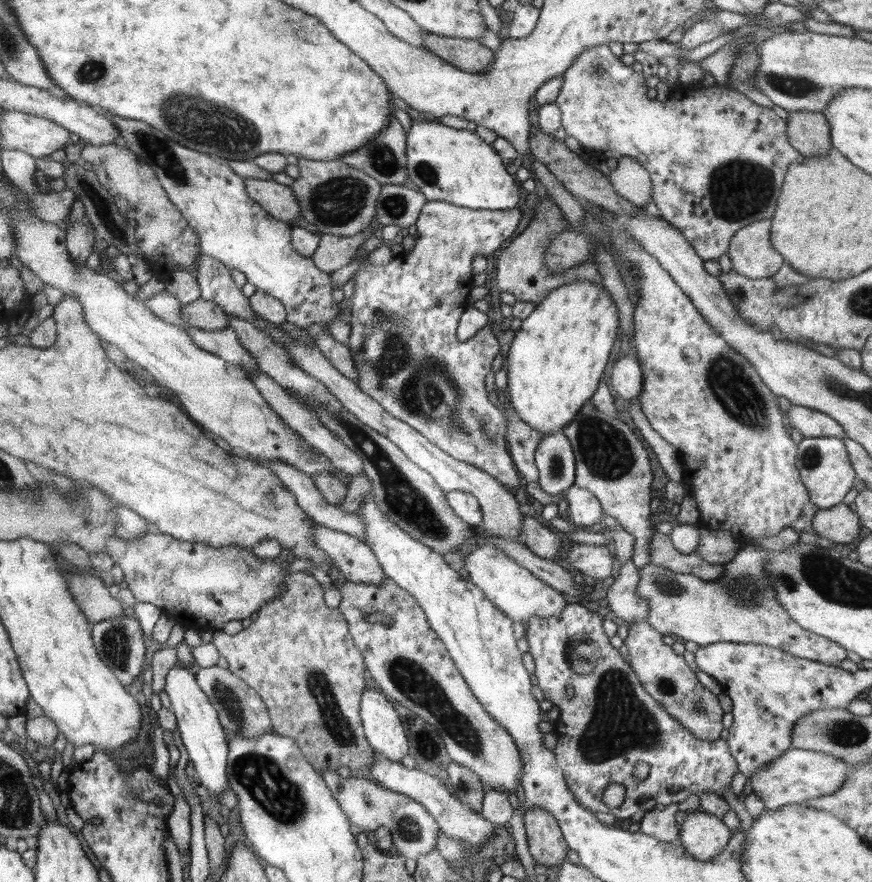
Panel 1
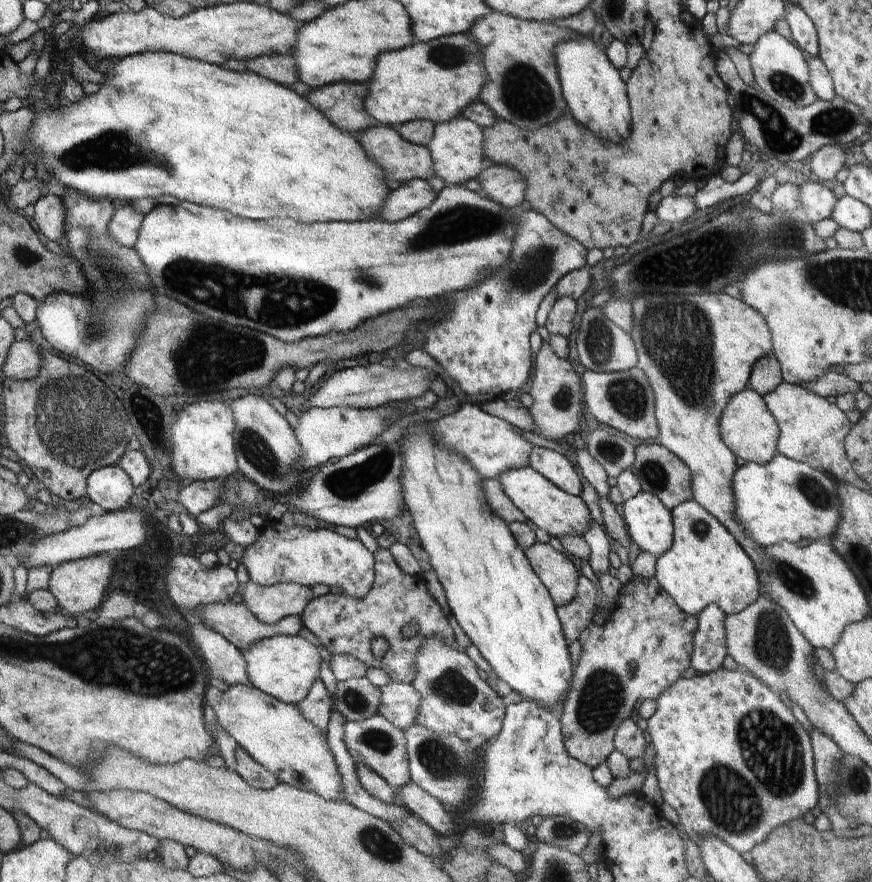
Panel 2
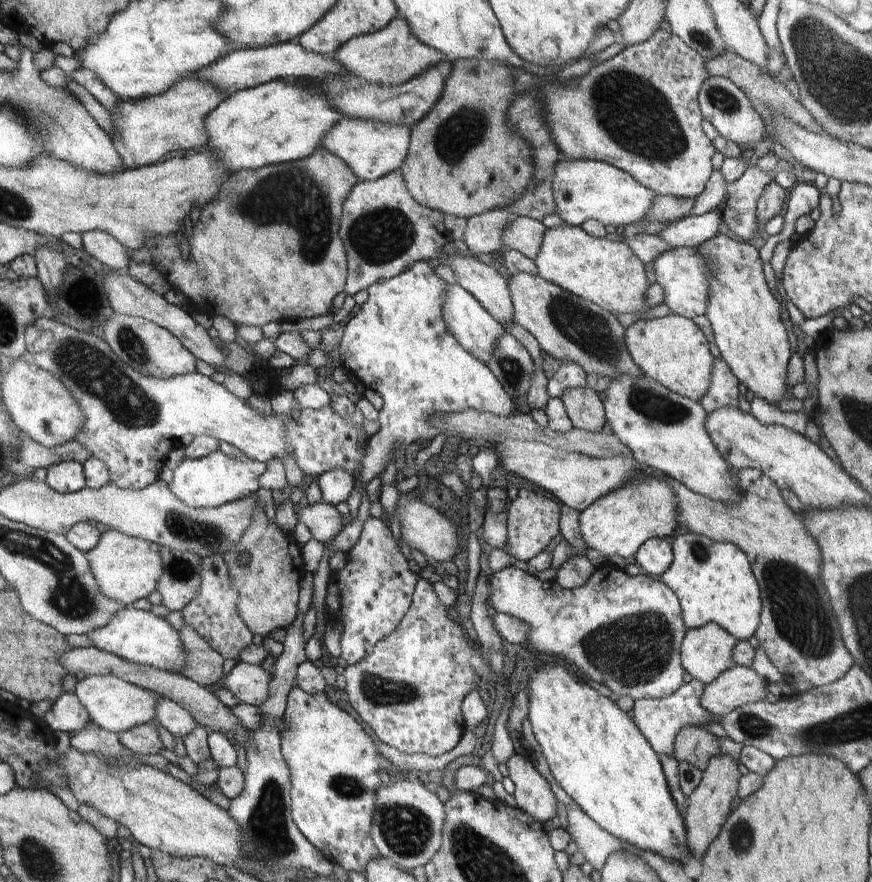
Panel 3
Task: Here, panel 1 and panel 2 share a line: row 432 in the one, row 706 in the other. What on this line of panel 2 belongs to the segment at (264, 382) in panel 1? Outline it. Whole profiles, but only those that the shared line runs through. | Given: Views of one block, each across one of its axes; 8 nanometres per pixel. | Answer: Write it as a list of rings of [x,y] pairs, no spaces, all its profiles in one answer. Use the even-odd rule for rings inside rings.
[[[319,679],[312,684],[310,692],[306,694],[304,700],[300,700],[298,704],[298,710],[302,712],[302,716],[312,722],[316,728],[320,728],[322,732],[328,730],[328,724],[330,716],[332,716],[332,702],[330,702],[330,694],[323,682]]]

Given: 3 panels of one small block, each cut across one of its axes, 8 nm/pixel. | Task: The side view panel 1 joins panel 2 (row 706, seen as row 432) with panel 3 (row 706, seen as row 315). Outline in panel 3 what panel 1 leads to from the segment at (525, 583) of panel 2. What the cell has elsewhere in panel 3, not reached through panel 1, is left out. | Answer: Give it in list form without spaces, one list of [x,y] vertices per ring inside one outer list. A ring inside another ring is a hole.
[[[549,660],[539,669],[532,670],[528,679],[527,717],[553,779],[606,832],[635,846],[639,851],[648,850],[668,862],[684,863],[689,853],[686,824],[676,808],[676,802],[672,800],[659,754],[648,744],[633,719],[612,699],[598,693],[583,682],[578,674],[568,669]]]

